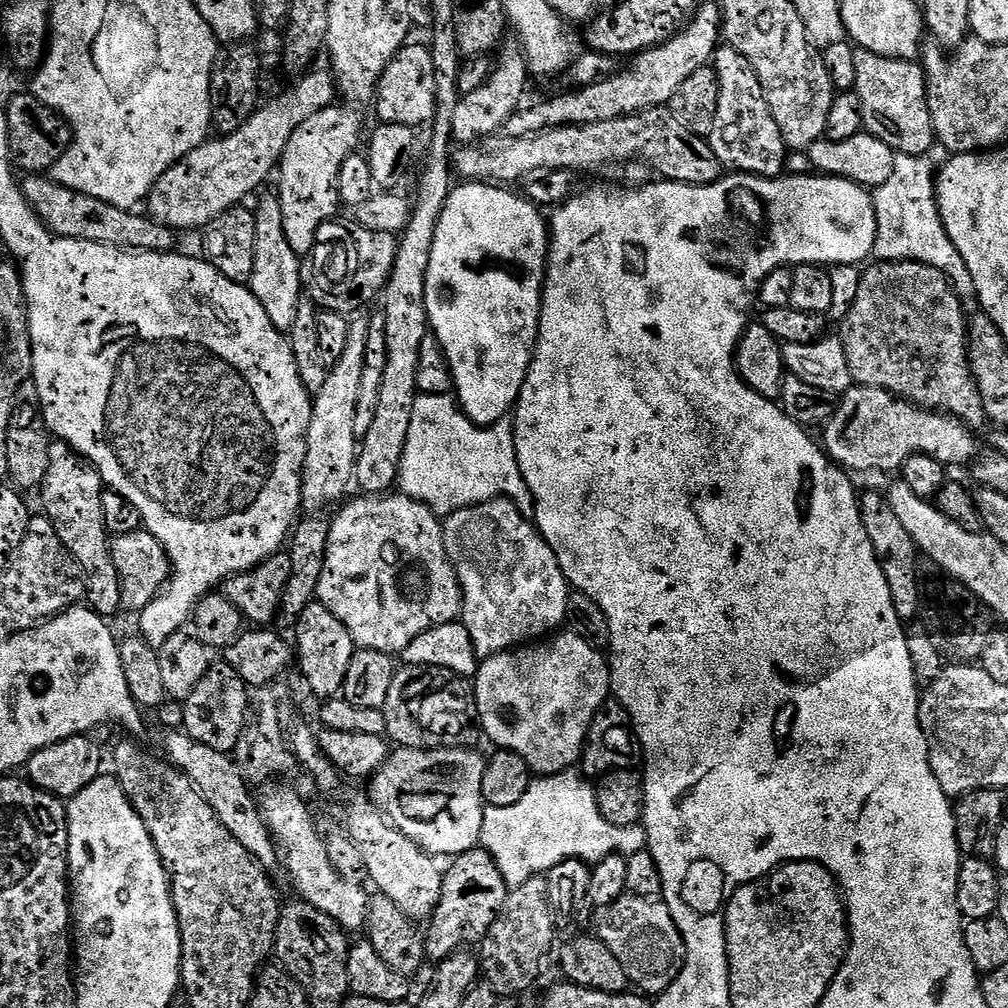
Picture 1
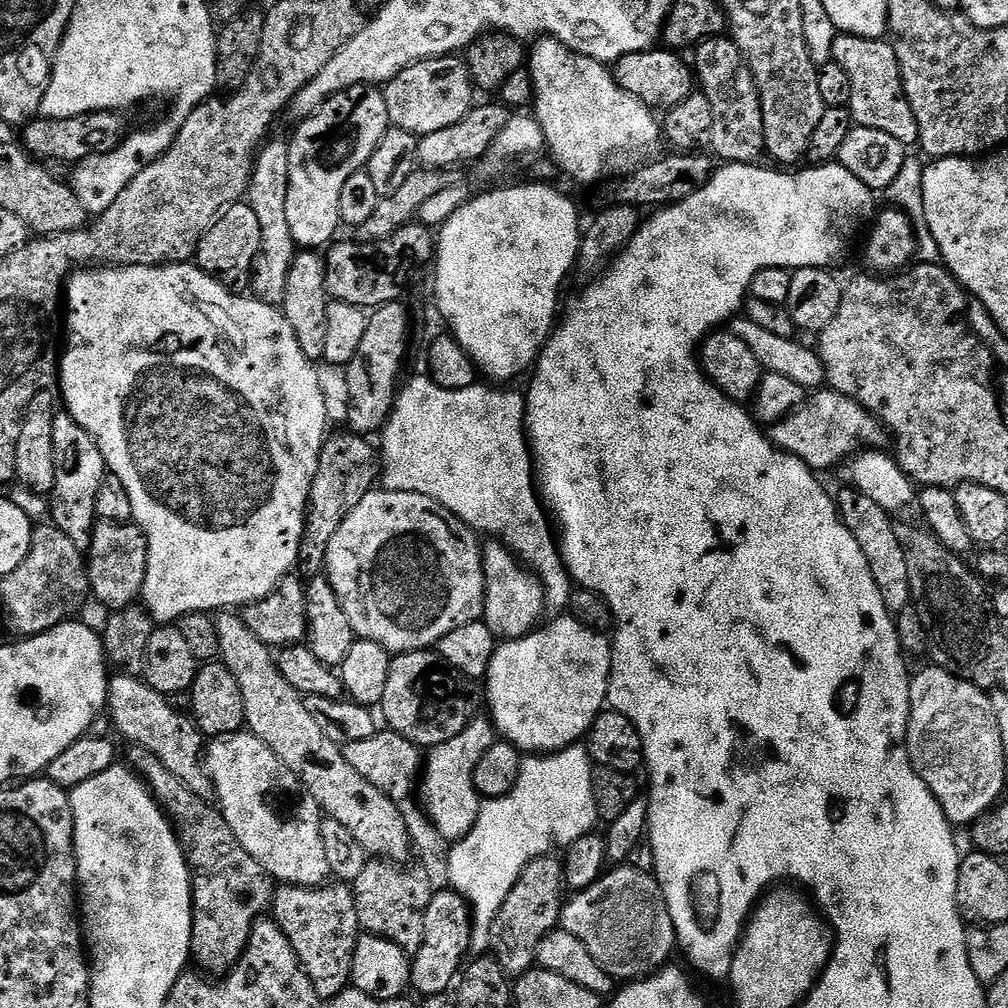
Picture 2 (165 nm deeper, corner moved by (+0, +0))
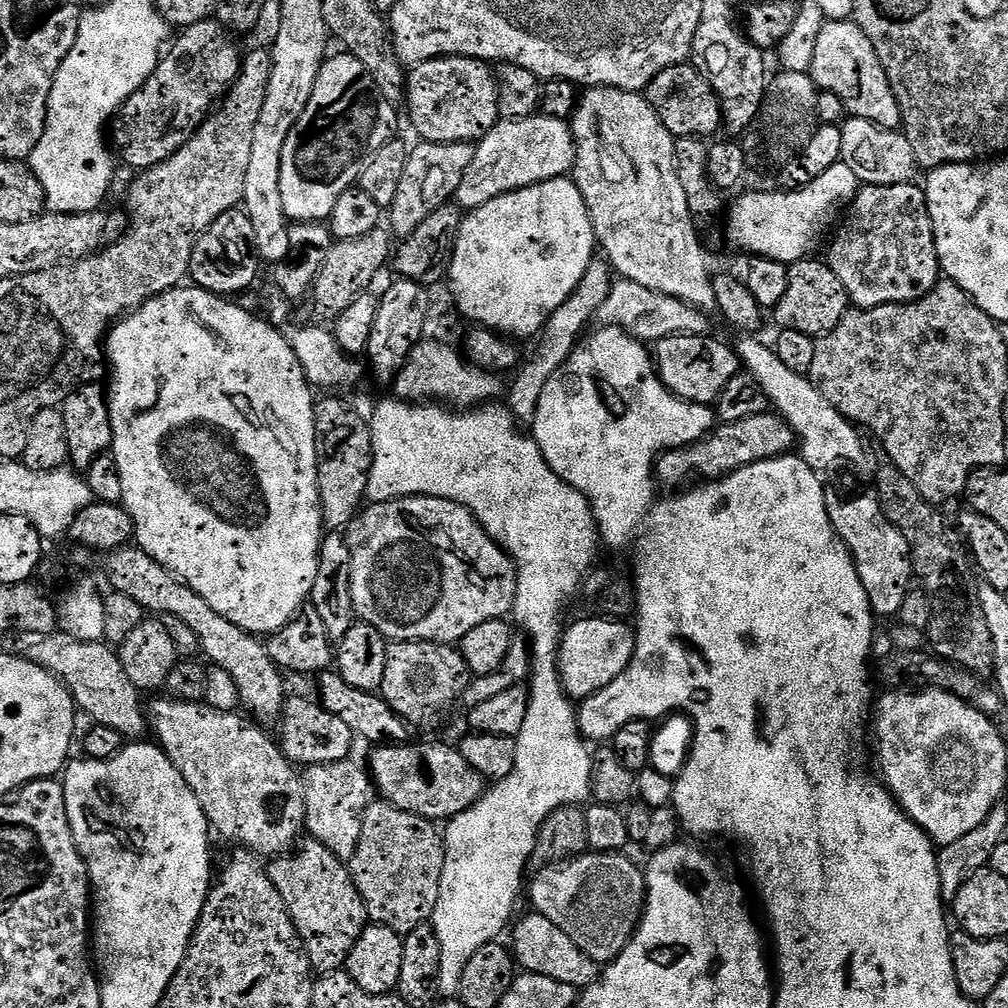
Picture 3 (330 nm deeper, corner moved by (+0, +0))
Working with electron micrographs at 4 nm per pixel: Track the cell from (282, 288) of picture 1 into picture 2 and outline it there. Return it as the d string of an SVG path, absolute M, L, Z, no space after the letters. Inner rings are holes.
M269 139L259 149L255 157L252 179L246 193L246 203L254 210L254 215L258 218L258 226L262 230L260 254L252 266L250 292L263 304L280 306L283 305L286 294L286 274L290 274L290 262L296 257L298 249L286 219L286 194L290 178L288 146L283 139L271 140Z

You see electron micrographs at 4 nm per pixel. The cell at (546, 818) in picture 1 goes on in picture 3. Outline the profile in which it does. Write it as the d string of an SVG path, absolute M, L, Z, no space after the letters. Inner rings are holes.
M399 398L384 400L370 415L370 427L372 430L372 465L370 466L370 478L368 479L367 499L373 504L381 504L387 500L401 500L404 496L433 496L442 498L450 502L458 502L462 507L468 508L472 512L473 518L477 520L486 530L486 534L499 548L508 553L508 557L516 565L516 597L511 615L516 616L515 623L520 623L519 631L527 636L530 641L530 675L526 681L526 691L528 694L528 706L526 708L526 718L522 722L522 730L514 738L516 741L516 753L514 754L514 770L506 778L495 781L480 797L470 810L462 810L462 814L451 817L443 825L442 835L444 837L444 865L442 866L442 886L438 890L438 906L434 906L434 914L431 918L431 926L436 932L438 946L440 947L440 965L436 975L436 987L439 995L444 998L456 998L460 994L460 983L462 973L470 963L470 958L482 950L482 946L493 943L496 936L504 927L509 927L513 919L512 911L516 908L516 899L520 896L520 879L524 876L524 867L529 867L532 851L536 849L536 837L540 834L542 822L554 814L554 810L569 806L580 806L587 801L592 794L590 786L590 770L592 769L592 752L583 736L580 734L580 722L574 701L564 688L564 683L560 677L560 642L562 633L566 627L565 621L560 621L564 616L564 607L572 600L572 595L580 588L580 583L584 580L584 575L592 568L592 563L596 560L596 544L598 548L598 525L592 517L592 508L588 505L588 500L578 490L574 490L546 462L542 450L536 444L535 439L527 431L522 430L516 417L511 410L500 402L489 402L483 406L473 407L471 410L453 410L448 406L441 406L436 402L409 402Z

